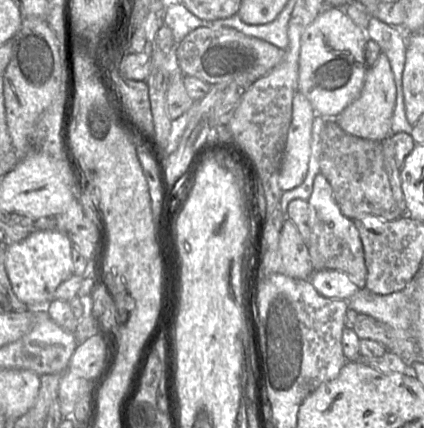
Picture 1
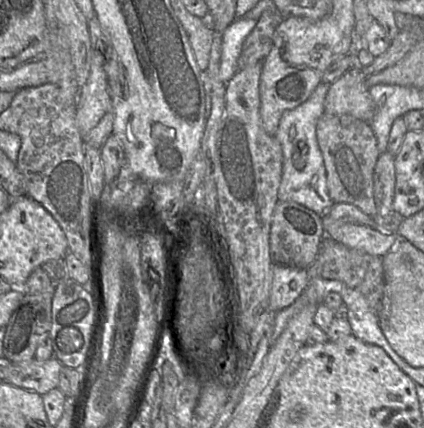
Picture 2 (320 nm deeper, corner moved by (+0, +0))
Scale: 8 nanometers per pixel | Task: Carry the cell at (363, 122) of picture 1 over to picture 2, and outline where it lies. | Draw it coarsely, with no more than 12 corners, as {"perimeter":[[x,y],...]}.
{"perimeter":[[362,67],[331,83],[324,113],[370,123],[376,104]]}

